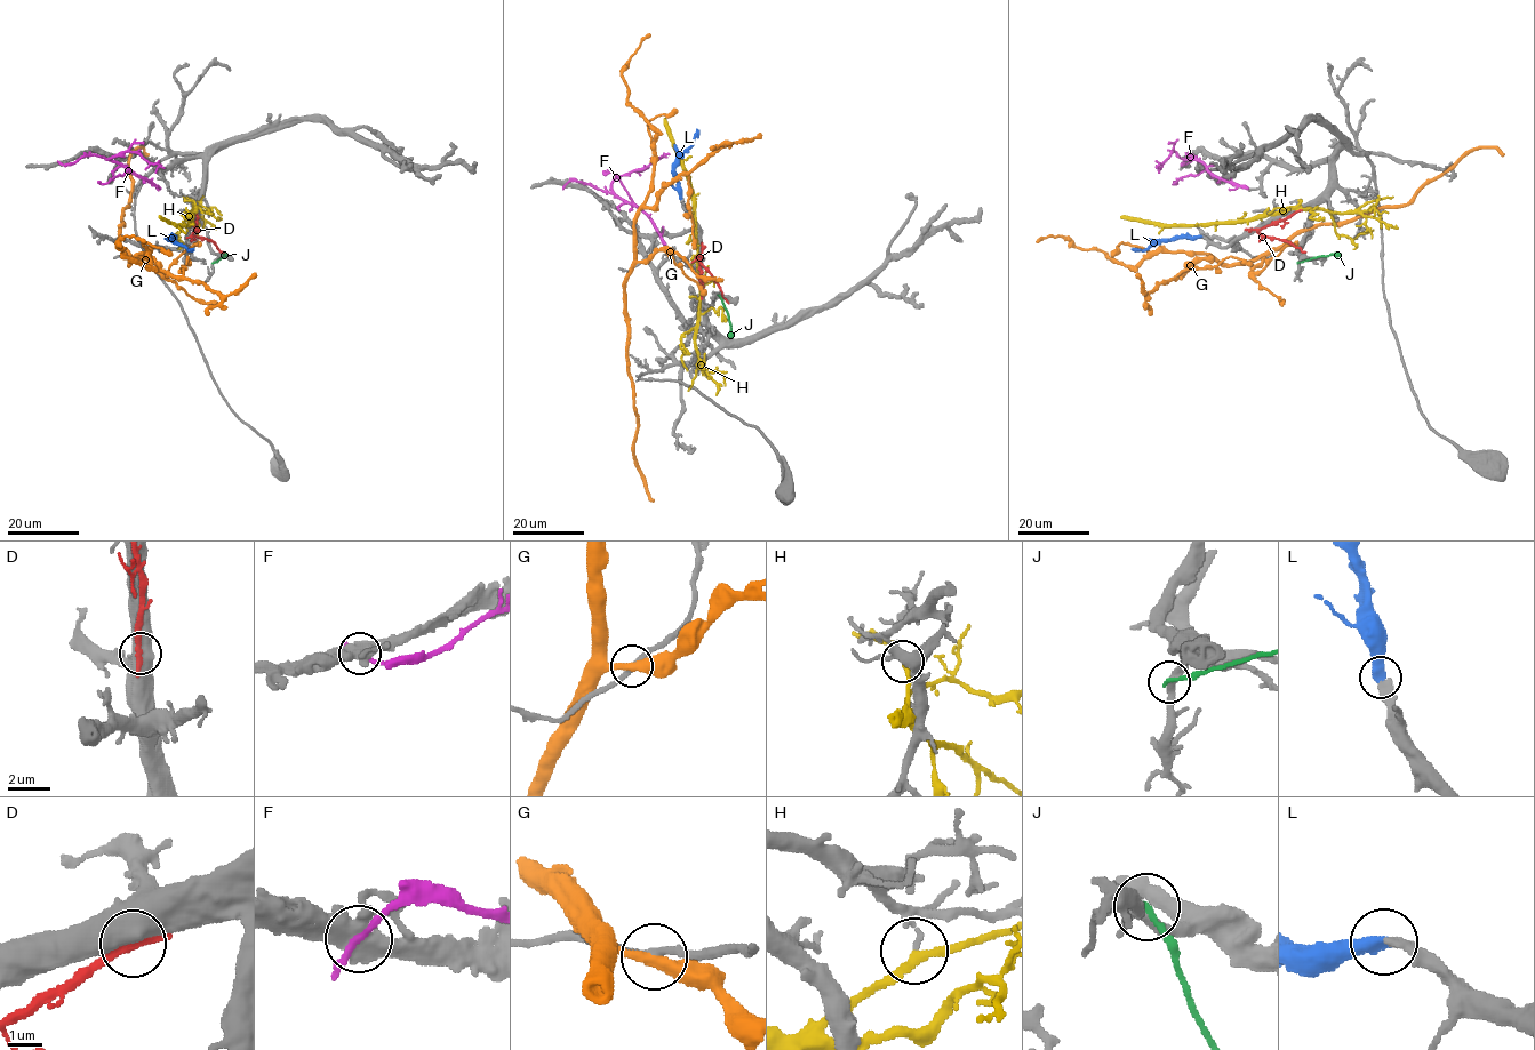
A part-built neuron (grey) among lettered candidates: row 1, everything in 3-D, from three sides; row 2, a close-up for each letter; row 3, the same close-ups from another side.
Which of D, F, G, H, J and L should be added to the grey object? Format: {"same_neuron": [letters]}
{"same_neuron": ["L"]}

